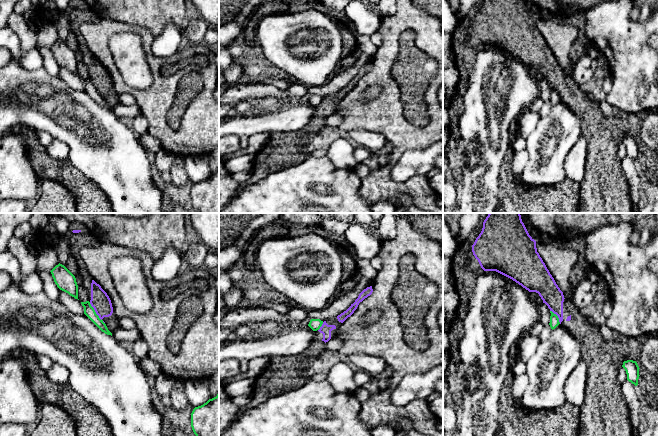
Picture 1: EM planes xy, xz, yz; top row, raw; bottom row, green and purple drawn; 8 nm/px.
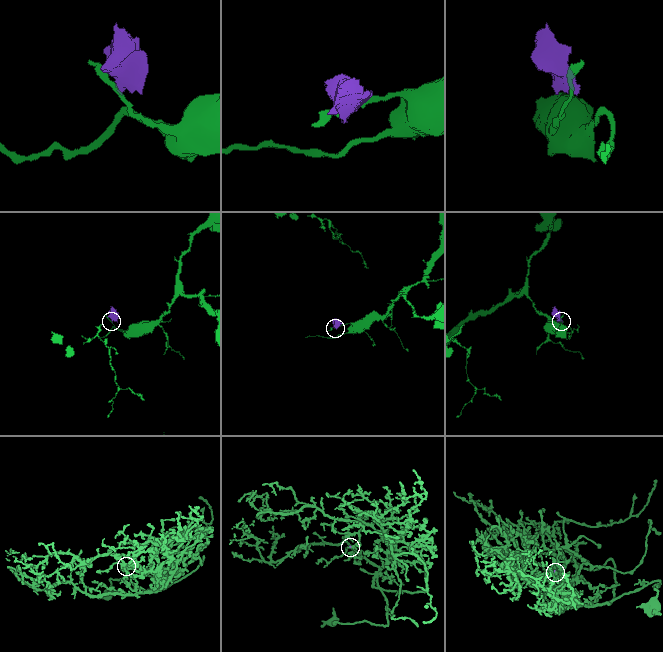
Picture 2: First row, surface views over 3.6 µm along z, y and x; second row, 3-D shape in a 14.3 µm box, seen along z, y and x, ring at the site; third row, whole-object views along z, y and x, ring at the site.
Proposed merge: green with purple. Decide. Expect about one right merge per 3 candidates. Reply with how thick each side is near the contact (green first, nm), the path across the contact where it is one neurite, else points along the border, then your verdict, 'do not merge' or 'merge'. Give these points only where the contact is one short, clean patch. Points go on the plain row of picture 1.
90/160 nm | along xy (89, 78), (95, 89), (104, 99) | do not merge

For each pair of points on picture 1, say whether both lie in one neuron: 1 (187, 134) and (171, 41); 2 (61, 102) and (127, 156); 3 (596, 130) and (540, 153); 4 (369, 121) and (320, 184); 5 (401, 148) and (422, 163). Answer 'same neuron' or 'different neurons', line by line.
1: different neurons
2: same neuron
3: different neurons
4: different neurons
5: different neurons

